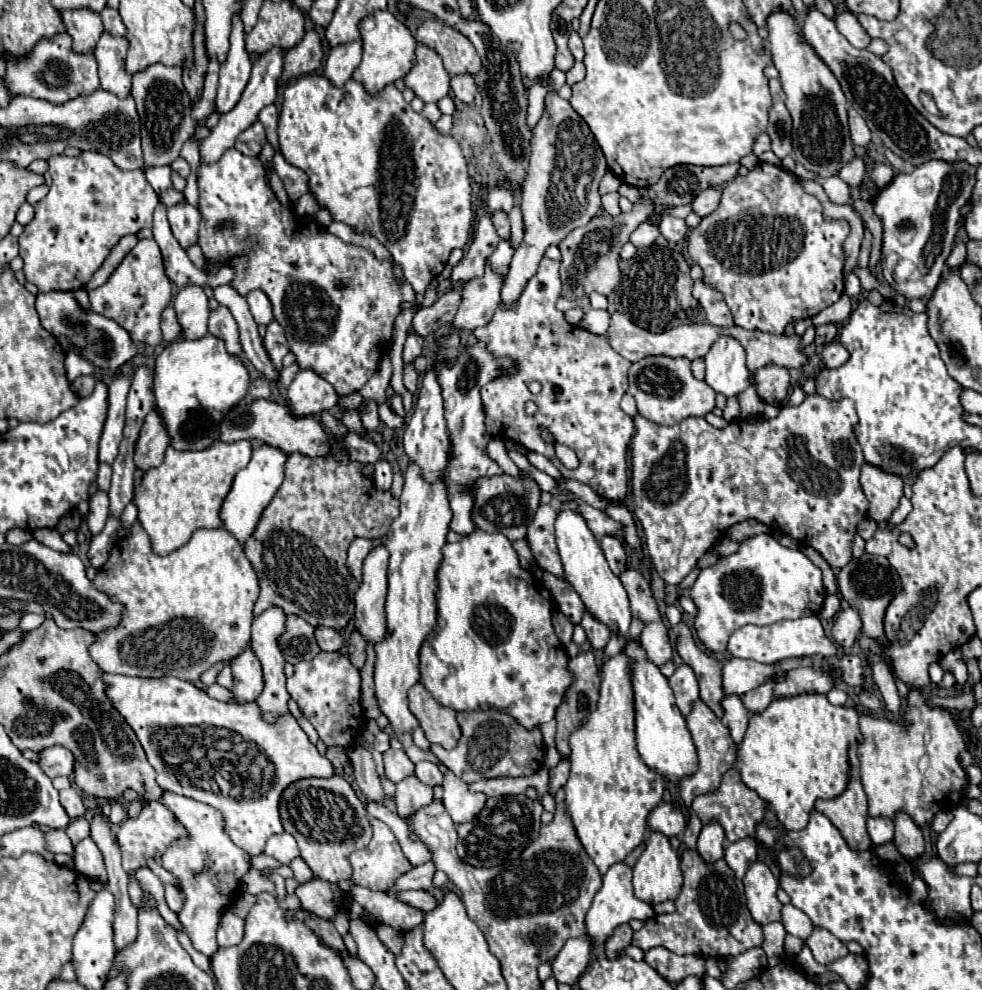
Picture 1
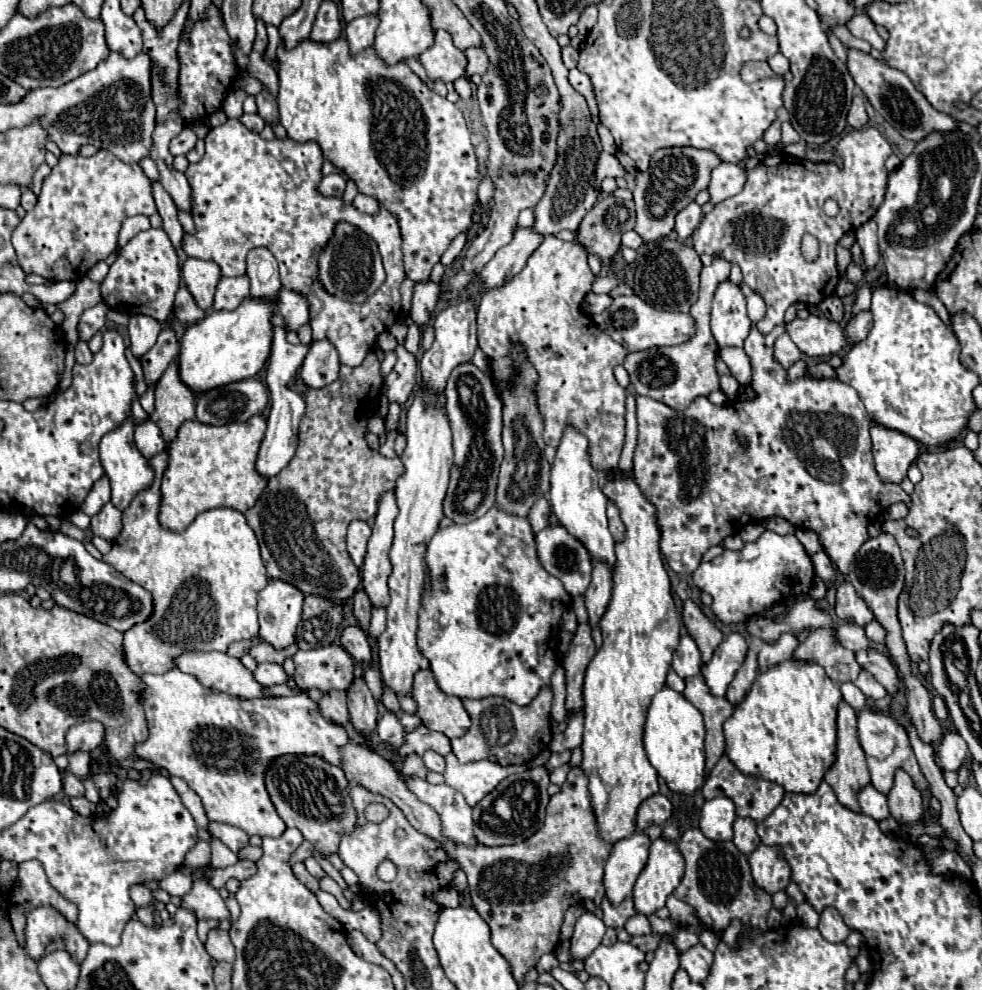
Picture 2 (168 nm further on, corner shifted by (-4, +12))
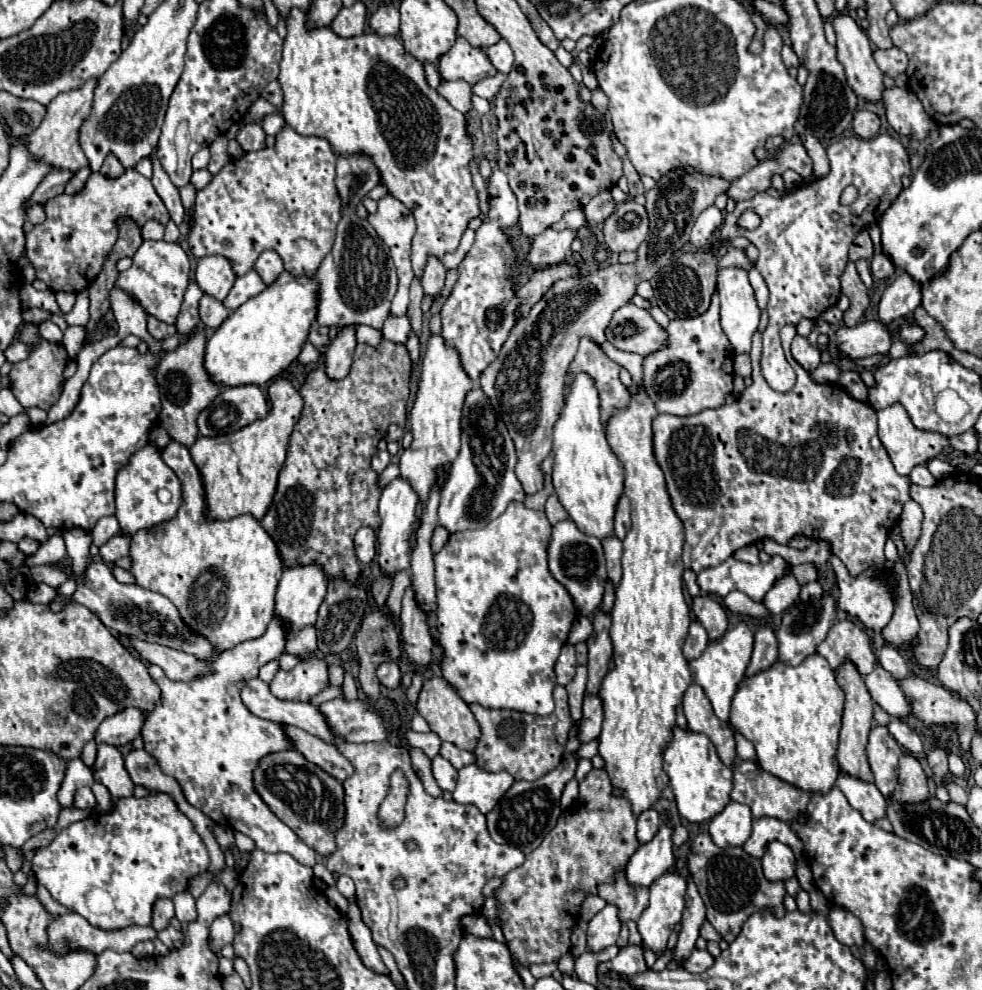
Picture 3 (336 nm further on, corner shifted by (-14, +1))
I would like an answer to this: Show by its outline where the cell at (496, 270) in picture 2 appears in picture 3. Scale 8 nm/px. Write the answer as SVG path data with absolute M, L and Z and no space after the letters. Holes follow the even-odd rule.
M545 229L531 241L531 249L525 255L525 261L533 267L555 265L571 253L571 241L577 237L575 231L553 231Z

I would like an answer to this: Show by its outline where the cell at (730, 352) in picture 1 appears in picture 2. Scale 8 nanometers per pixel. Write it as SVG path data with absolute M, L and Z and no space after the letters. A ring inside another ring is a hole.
M723 280L717 286L711 304L711 332L719 348L743 346L749 328L751 320L747 316L747 302L741 286Z

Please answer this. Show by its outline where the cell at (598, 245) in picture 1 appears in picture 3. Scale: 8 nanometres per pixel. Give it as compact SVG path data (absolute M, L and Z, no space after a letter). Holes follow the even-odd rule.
M635 201L617 203L615 211L603 221L603 245L611 253L637 249L649 231L649 219L643 205Z

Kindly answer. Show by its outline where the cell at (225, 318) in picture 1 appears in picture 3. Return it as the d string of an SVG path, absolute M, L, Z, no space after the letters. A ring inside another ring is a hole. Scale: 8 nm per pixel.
M249 271L243 277L237 277L237 281L235 281L233 289L229 291L229 295L225 297L223 305L229 311L235 311L239 305L243 305L247 299L259 295L263 289L265 289L265 283L261 281L261 277L255 271Z

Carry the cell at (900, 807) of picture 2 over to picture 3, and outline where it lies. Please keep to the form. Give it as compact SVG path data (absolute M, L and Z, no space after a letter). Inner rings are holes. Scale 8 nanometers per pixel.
M907 753L899 761L899 785L891 799L897 803L921 803L929 799L927 777L919 761Z

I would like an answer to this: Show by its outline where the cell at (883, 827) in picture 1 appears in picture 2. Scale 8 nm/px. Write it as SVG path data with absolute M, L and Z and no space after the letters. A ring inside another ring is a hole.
M867 784L865 788L859 790L857 794L859 800L859 808L863 814L873 816L877 822L889 816L889 806L887 806L887 796L881 794L879 790L875 790L873 784Z

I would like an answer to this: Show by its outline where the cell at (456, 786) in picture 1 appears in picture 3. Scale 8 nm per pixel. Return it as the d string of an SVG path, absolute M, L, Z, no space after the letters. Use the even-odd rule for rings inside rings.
M467 765L459 769L453 799L457 803L475 805L481 813L489 813L513 783L515 779L507 771L489 773L477 765Z

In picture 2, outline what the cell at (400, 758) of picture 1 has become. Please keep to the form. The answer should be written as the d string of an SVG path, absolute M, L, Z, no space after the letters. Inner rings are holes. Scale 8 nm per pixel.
M421 724L413 732L409 732L409 740L405 740L405 748L399 748L397 752L401 758L405 758L409 752L423 754L427 750L435 750L441 756L447 756L451 752L451 744L449 744L449 738L445 734L433 732Z

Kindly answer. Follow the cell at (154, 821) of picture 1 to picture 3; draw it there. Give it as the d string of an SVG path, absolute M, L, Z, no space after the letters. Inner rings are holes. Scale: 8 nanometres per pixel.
M149 793L147 797L117 799L115 809L105 815L91 815L61 829L47 847L37 847L31 859L33 875L55 901L85 917L93 927L119 931L133 923L151 925L153 903L159 897L173 897L187 889L193 875L209 869L209 855L195 825L183 815L167 793Z

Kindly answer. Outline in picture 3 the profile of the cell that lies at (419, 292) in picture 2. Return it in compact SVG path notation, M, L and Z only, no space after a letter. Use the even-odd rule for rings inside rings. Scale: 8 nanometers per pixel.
M431 257L429 263L427 263L427 267L425 267L425 273L421 277L423 293L429 295L429 297L433 297L433 299L437 299L439 293L441 293L441 289L443 289L443 285L445 285L445 273L447 271L445 271L443 263L439 259Z

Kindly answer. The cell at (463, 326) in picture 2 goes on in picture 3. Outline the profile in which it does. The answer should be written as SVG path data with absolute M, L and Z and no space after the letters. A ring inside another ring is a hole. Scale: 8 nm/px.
M499 169L491 175L489 205L487 221L477 229L475 243L459 265L459 279L441 309L443 339L447 339L447 347L455 347L463 369L475 381L497 359L509 331L515 325L513 311L519 305L513 291L513 279L517 277L515 253L509 237L503 233L505 227L517 223L519 209L517 199L507 185L507 177Z

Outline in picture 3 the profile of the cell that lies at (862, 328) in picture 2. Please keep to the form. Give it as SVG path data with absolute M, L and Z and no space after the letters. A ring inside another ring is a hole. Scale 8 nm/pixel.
M907 273L899 275L891 285L885 287L877 317L883 325L891 325L893 321L907 317L921 303L921 287Z

